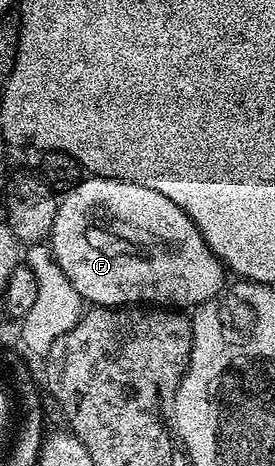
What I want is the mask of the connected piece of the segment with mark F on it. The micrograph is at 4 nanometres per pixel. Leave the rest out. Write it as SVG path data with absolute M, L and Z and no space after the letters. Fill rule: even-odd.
M92 174L78 180L66 192L69 193L65 197L62 195L57 205L53 230L49 233L47 243L53 249L53 256L57 259L57 264L63 270L63 274L67 274L71 286L75 286L75 290L81 295L82 301L99 308L160 306L170 310L195 310L203 302L217 300L220 297L221 287L225 284L225 276L227 277L227 269L222 264L221 259L211 250L211 246L207 244L201 231L197 229L193 219L179 206L175 206L175 202L171 202L171 198L159 194L159 190L147 190L147 186L139 186L126 180L112 180Z

